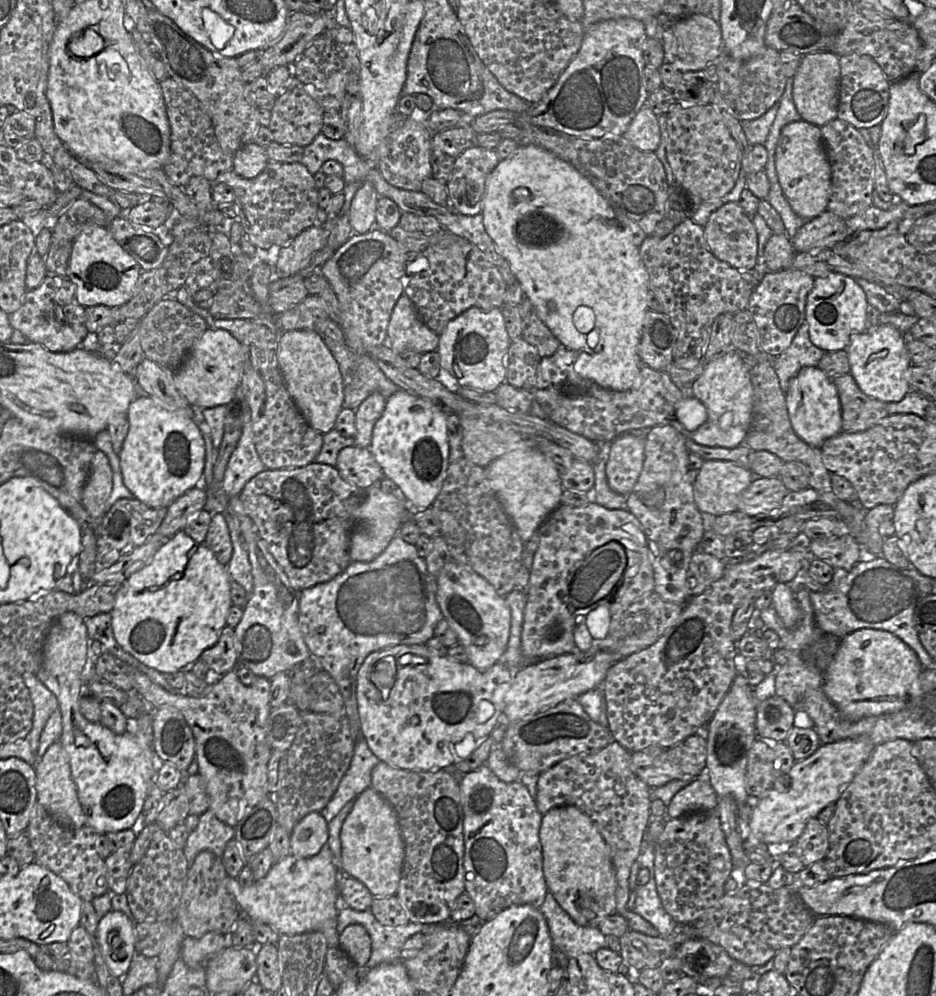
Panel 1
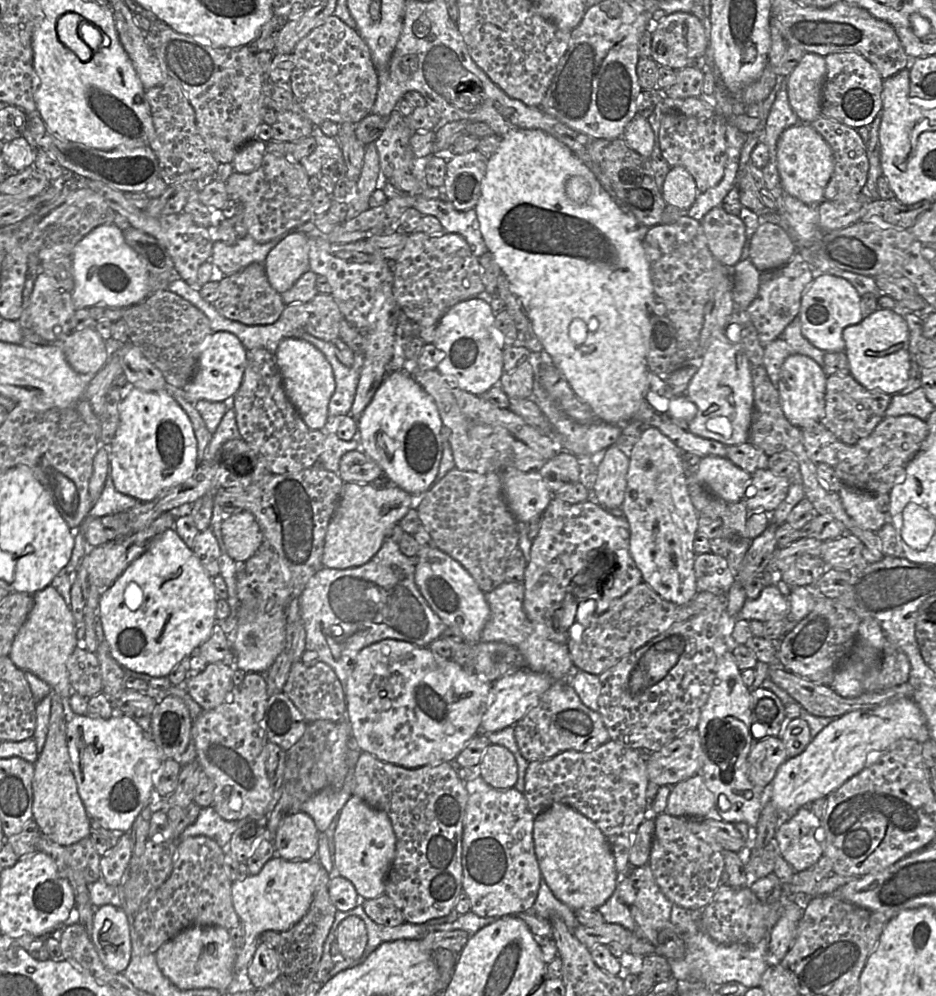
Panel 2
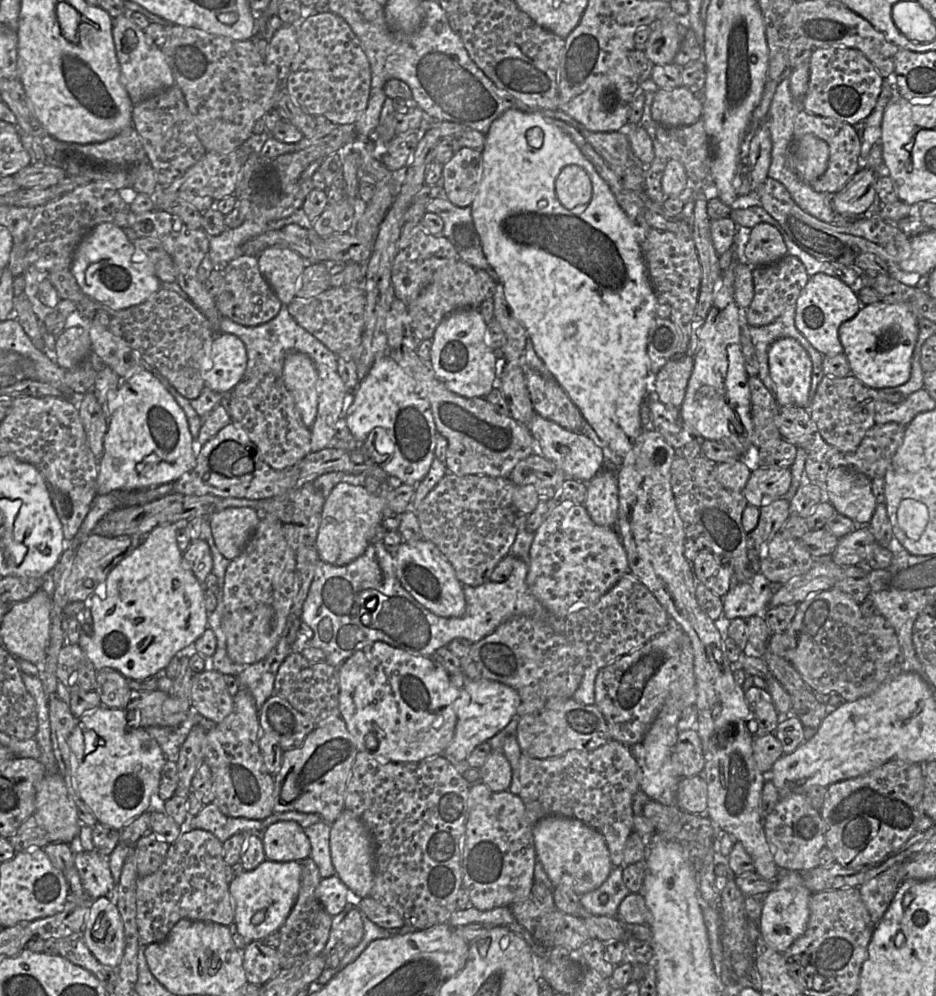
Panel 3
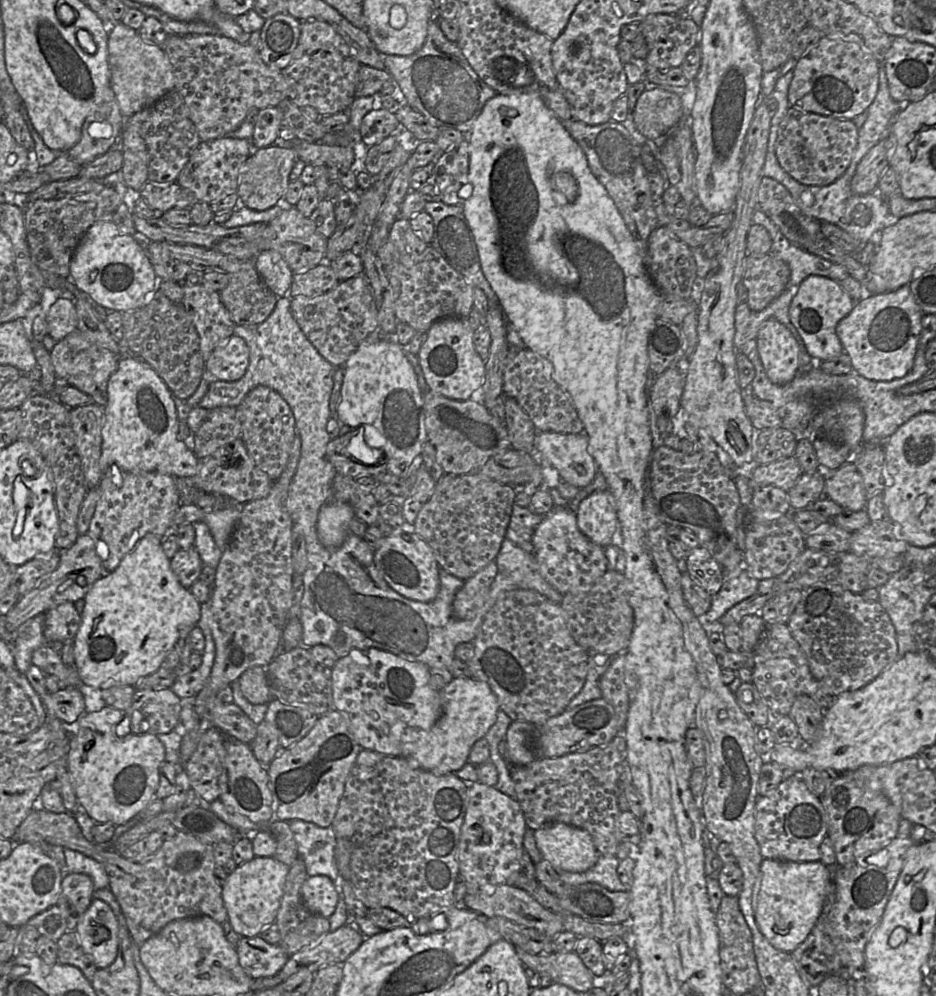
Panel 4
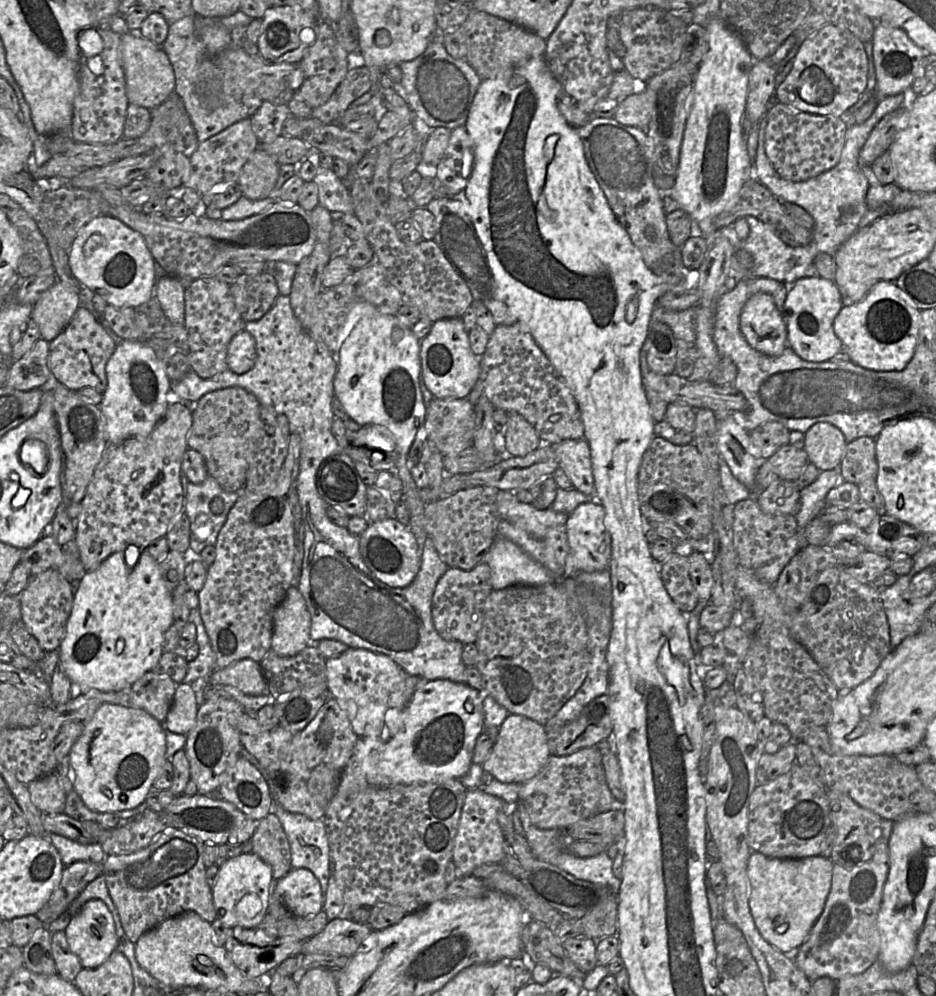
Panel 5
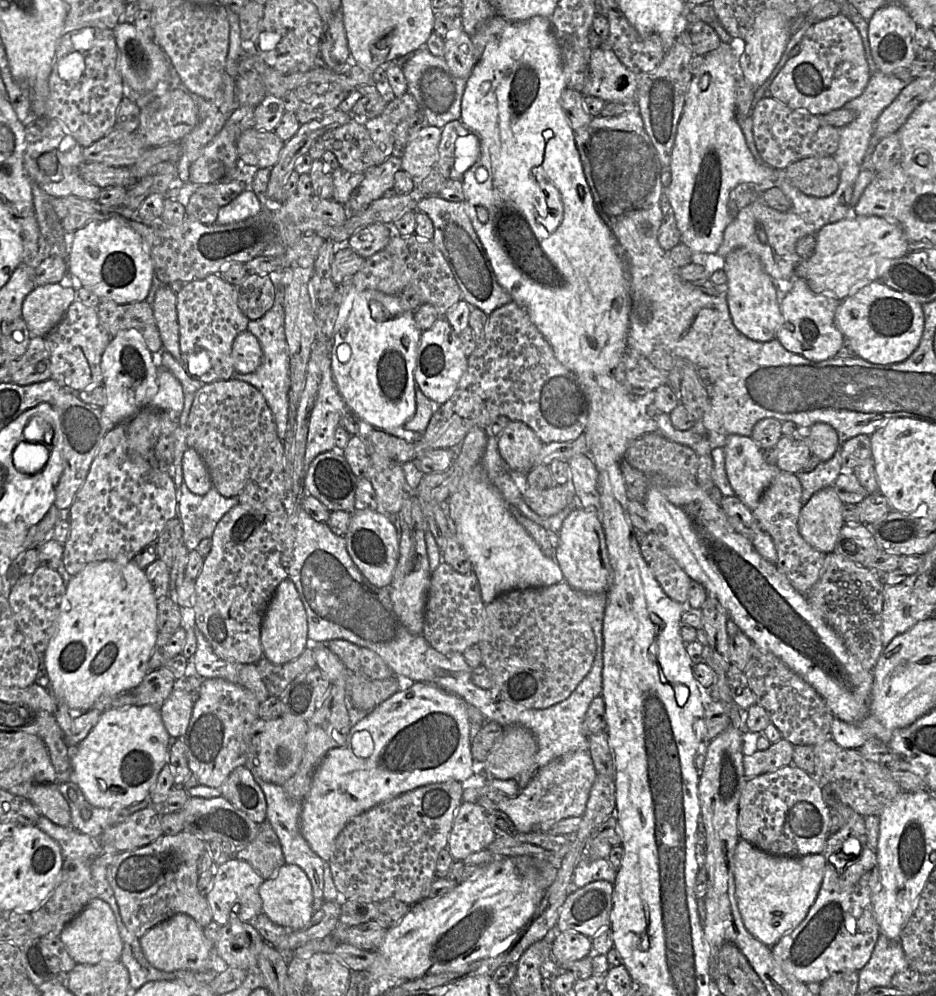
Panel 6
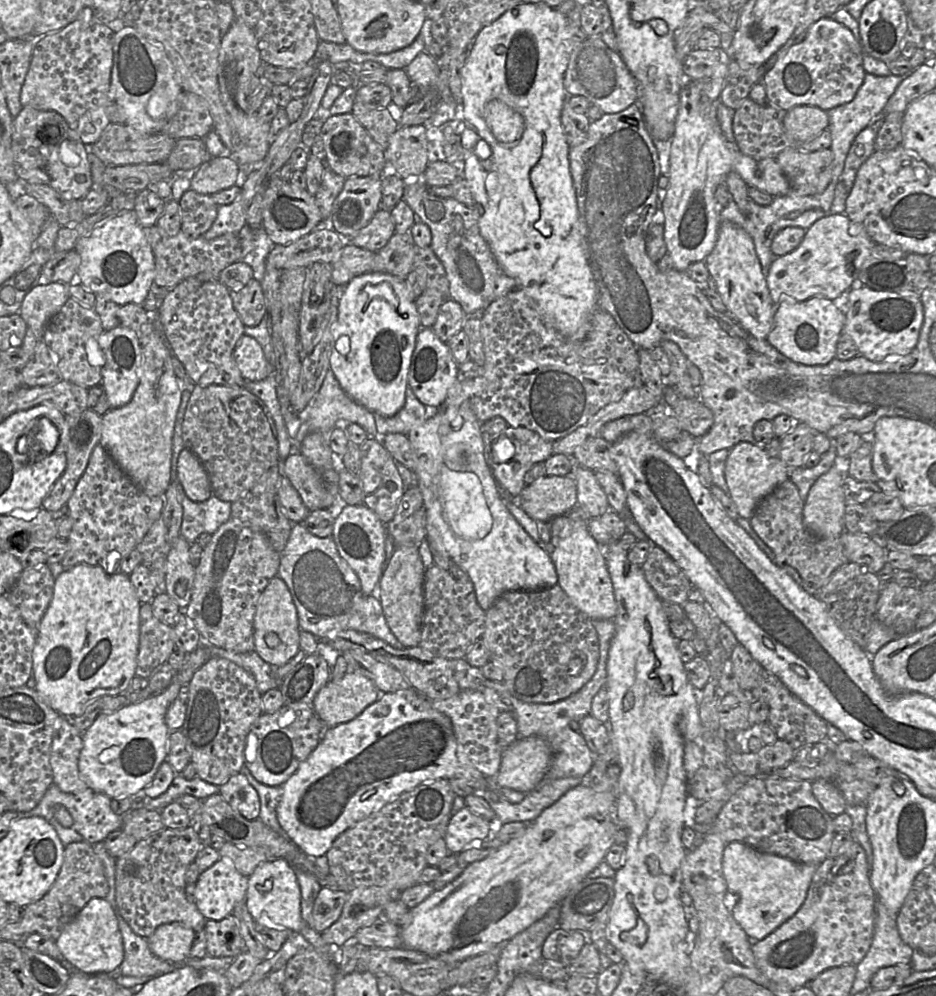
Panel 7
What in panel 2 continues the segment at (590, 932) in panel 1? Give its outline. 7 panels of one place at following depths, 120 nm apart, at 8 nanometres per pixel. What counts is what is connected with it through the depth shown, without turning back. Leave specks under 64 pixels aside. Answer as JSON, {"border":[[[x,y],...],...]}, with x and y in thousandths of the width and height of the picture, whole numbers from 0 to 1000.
{"border":[[[580,882],[577,885],[568,916],[583,924],[587,924],[588,921],[598,921],[608,935],[612,935],[621,929],[614,921],[613,915],[593,901]]]}

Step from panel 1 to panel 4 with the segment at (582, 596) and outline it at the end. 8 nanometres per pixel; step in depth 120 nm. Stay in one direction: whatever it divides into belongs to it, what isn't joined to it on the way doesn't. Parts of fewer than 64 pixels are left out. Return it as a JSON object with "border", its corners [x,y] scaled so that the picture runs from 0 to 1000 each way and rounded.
{"border":[[[594,509],[582,517],[573,529],[569,540],[569,557],[579,579],[598,596],[623,594],[650,571],[646,550],[632,544],[618,530],[615,513],[608,509]]]}

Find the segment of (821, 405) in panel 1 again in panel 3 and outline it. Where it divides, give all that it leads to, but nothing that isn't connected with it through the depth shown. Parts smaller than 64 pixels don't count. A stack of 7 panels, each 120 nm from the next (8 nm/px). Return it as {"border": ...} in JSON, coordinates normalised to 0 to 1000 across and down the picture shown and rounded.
{"border":[[[847,339],[831,340],[822,349],[821,365],[831,407],[863,409],[868,363],[860,350]]]}

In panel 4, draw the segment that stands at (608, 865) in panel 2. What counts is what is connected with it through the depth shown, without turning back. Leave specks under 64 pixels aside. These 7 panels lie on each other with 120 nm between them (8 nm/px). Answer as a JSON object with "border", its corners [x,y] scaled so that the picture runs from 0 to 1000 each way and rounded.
{"border":[[[588,825],[569,834],[579,861],[593,873],[624,876],[636,868],[639,856],[631,838],[600,825]]]}

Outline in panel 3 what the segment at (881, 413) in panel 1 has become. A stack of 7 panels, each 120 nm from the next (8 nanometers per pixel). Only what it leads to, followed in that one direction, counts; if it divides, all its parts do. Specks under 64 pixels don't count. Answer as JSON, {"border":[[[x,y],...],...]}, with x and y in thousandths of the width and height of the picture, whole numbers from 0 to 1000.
{"border":[[[910,376],[900,380],[880,377],[865,405],[865,417],[886,447],[901,455],[911,455],[935,427],[936,406],[946,403],[946,395],[923,387]]]}

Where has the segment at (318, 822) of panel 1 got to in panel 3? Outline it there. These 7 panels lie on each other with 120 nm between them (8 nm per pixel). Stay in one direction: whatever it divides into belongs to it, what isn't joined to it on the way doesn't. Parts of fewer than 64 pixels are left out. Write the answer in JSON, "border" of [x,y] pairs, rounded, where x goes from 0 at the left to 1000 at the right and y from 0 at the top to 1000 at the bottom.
{"border":[[[297,824],[279,836],[284,862],[296,865],[322,864],[329,861],[332,846],[317,825]]]}

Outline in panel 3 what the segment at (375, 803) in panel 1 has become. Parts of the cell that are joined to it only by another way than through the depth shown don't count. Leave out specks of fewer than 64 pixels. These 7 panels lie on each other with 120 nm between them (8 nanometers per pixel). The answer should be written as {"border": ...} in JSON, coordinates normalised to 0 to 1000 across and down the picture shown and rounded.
{"border":[[[368,811],[354,827],[353,855],[359,879],[374,896],[385,902],[394,901],[400,882],[401,844],[385,821],[372,812]]]}

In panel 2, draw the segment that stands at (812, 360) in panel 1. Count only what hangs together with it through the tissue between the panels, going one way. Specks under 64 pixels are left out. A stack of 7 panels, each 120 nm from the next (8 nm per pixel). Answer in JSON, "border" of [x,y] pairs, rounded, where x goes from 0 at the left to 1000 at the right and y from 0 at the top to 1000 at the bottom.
{"border":[[[850,317],[828,341],[816,347],[815,367],[828,389],[831,387],[838,362],[847,355],[866,358],[879,369],[881,352],[870,347],[857,335],[854,317]]]}

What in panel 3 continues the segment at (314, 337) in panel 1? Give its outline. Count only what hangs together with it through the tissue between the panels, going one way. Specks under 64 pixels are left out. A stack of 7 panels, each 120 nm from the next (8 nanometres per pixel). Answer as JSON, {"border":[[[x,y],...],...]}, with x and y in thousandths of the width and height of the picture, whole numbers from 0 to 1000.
{"border":[[[322,353],[309,355],[303,363],[302,379],[324,424],[332,430],[339,418],[341,405],[340,372],[334,362]]]}

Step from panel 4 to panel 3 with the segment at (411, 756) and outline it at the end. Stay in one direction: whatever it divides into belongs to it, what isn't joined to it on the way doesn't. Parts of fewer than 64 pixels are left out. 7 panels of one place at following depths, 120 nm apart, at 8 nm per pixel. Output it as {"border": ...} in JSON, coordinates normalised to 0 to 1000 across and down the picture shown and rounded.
{"border":[[[522,682],[500,683],[491,692],[491,698],[485,705],[488,726],[485,739],[475,752],[474,759],[476,759],[482,765],[493,765],[498,763],[510,748],[527,740],[546,724],[551,718],[554,706],[556,700],[552,694],[543,688]]]}

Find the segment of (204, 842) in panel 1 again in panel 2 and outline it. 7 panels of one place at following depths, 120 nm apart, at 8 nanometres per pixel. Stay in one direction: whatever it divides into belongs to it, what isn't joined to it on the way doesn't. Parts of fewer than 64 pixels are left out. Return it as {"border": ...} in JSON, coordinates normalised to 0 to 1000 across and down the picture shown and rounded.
{"border":[[[226,809],[215,811],[210,823],[198,831],[190,843],[220,839],[229,843],[236,851],[243,852],[254,830],[254,825],[238,822]]]}

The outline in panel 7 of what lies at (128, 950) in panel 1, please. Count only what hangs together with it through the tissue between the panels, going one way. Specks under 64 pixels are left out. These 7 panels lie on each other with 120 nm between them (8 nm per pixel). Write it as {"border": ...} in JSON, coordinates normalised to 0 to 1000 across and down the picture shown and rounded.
{"border":[[[98,902],[72,927],[59,944],[68,963],[82,975],[93,978],[119,977],[126,973],[132,962],[131,942],[124,919],[112,902]]]}

